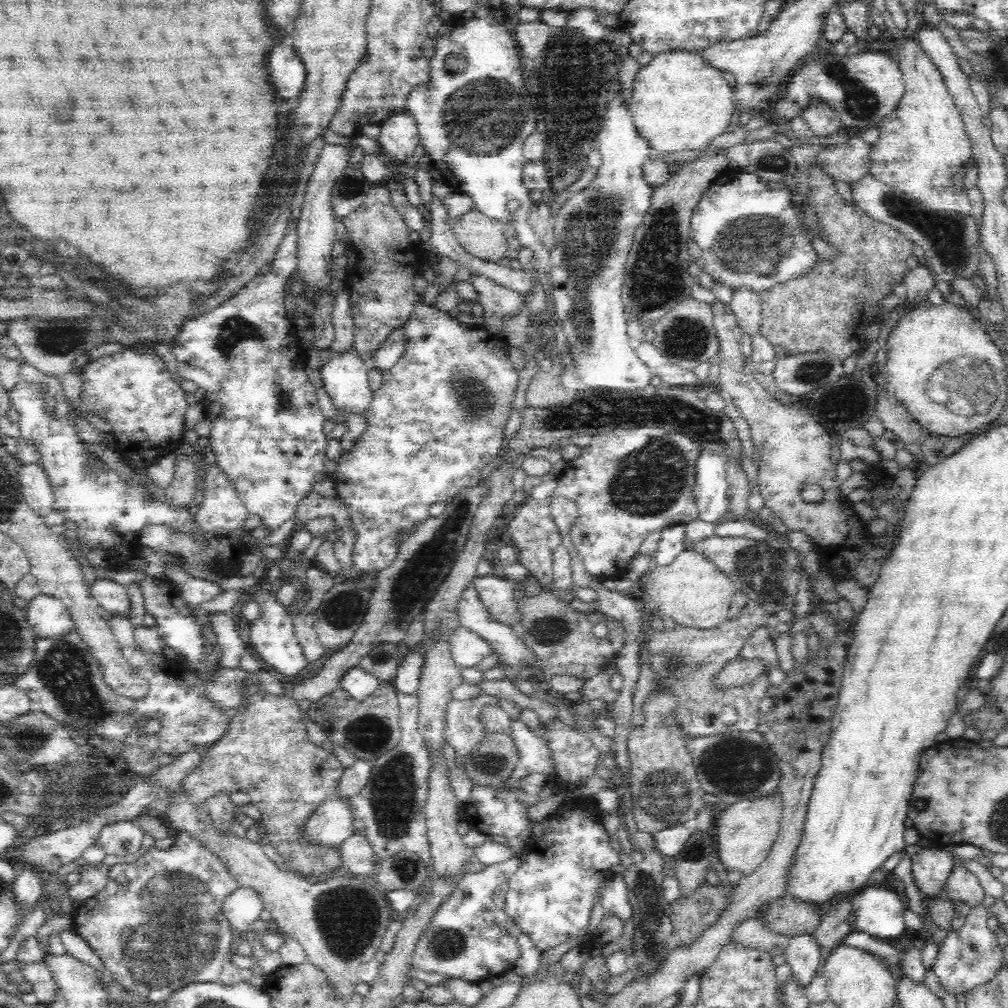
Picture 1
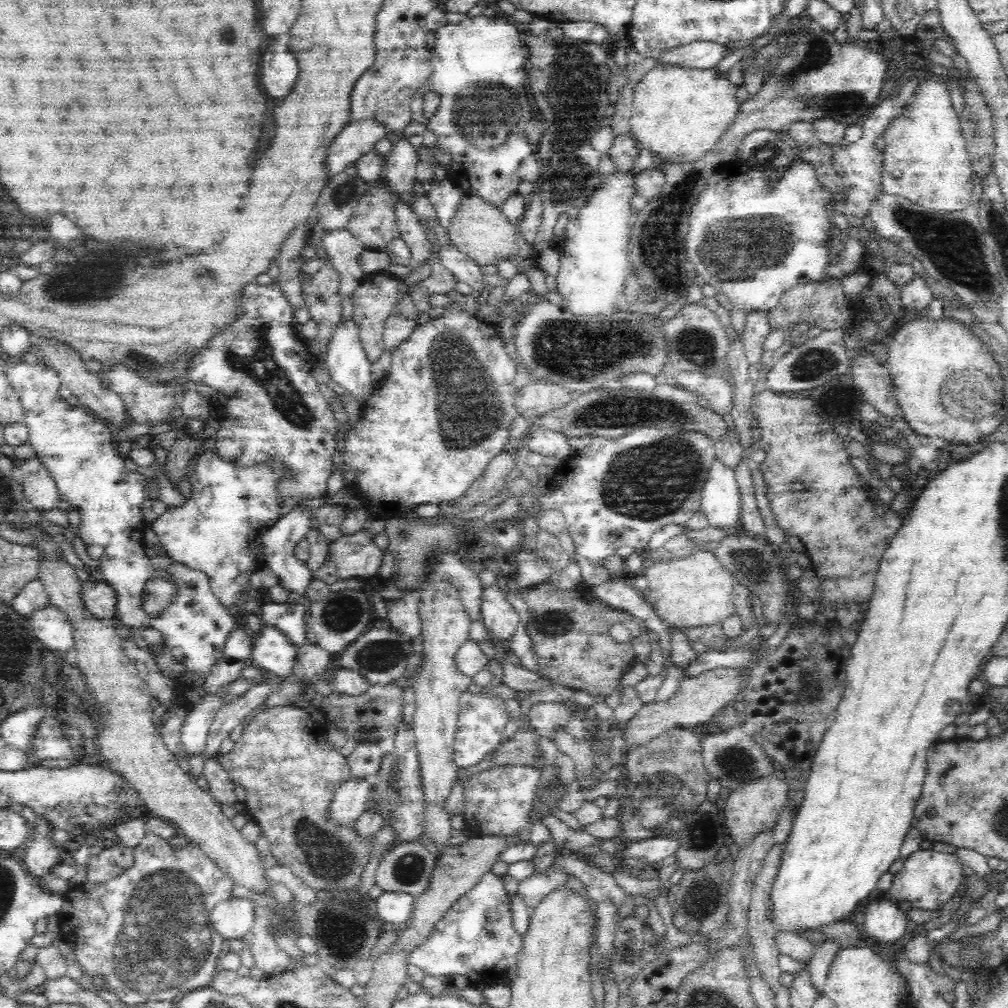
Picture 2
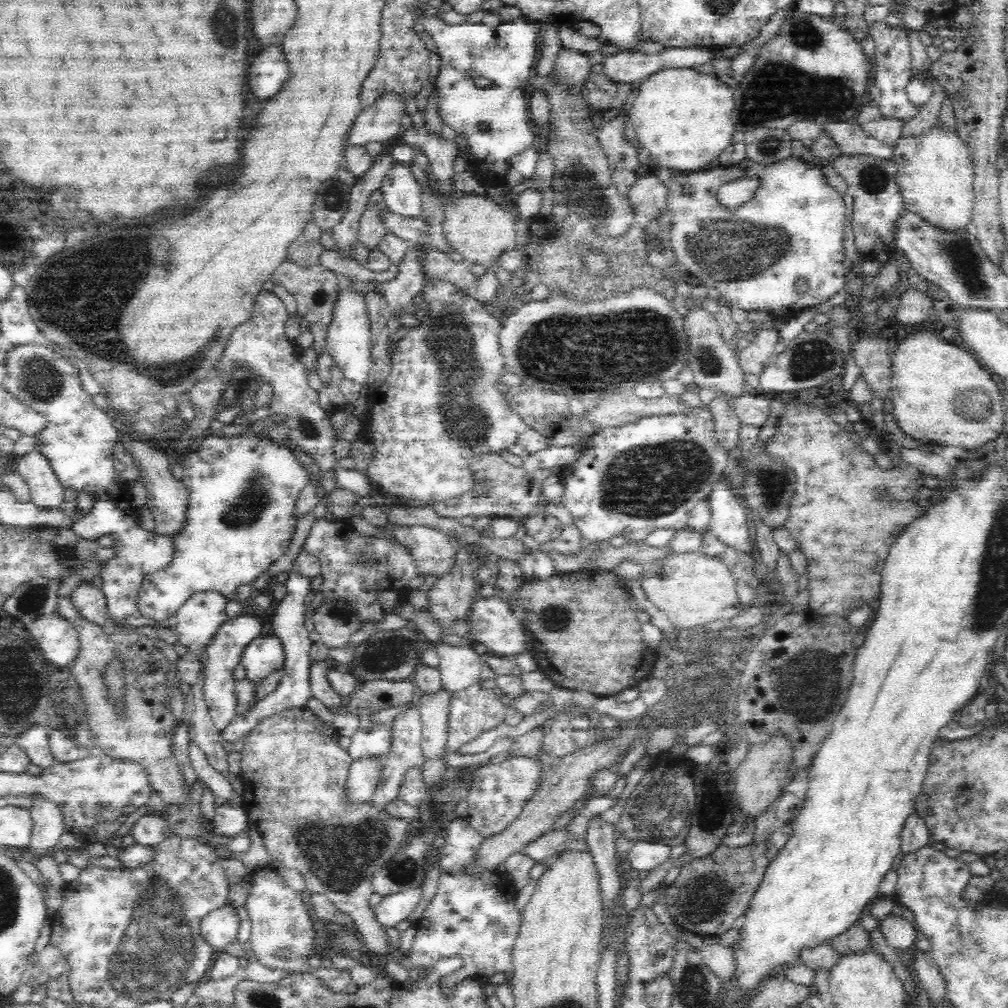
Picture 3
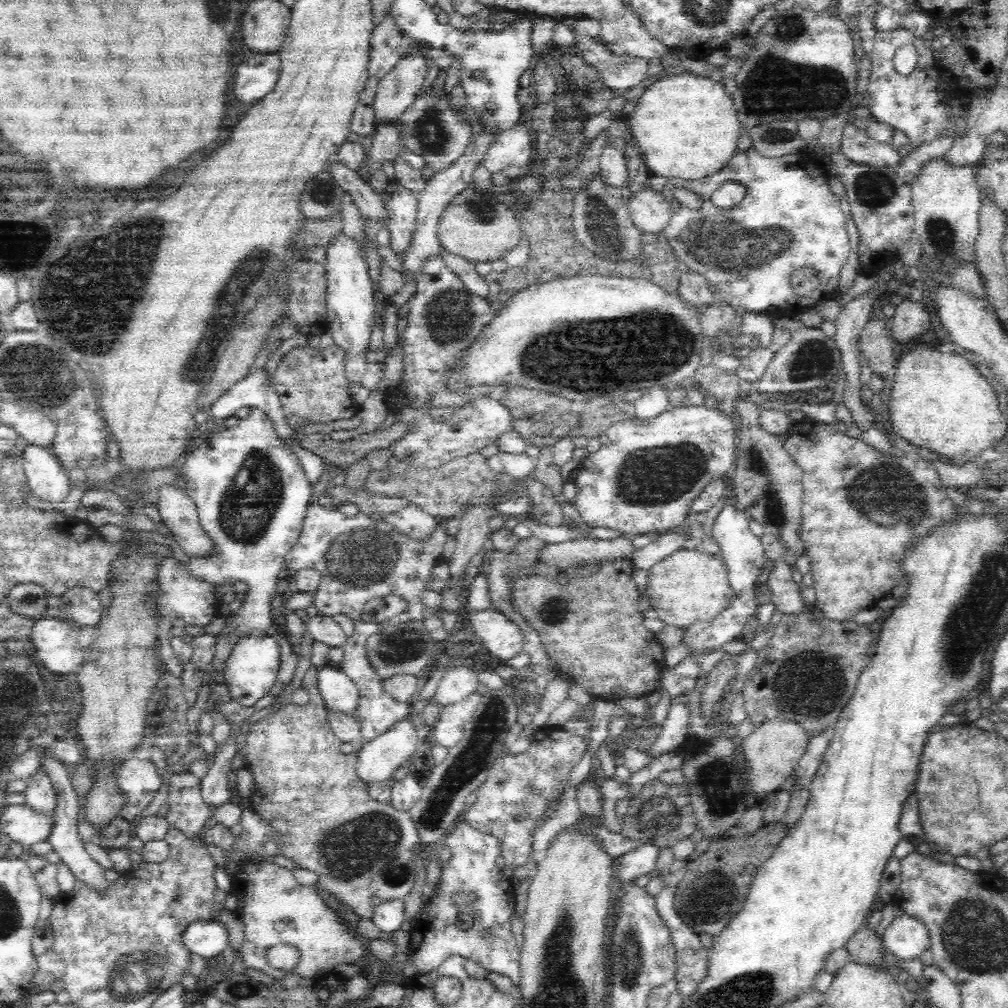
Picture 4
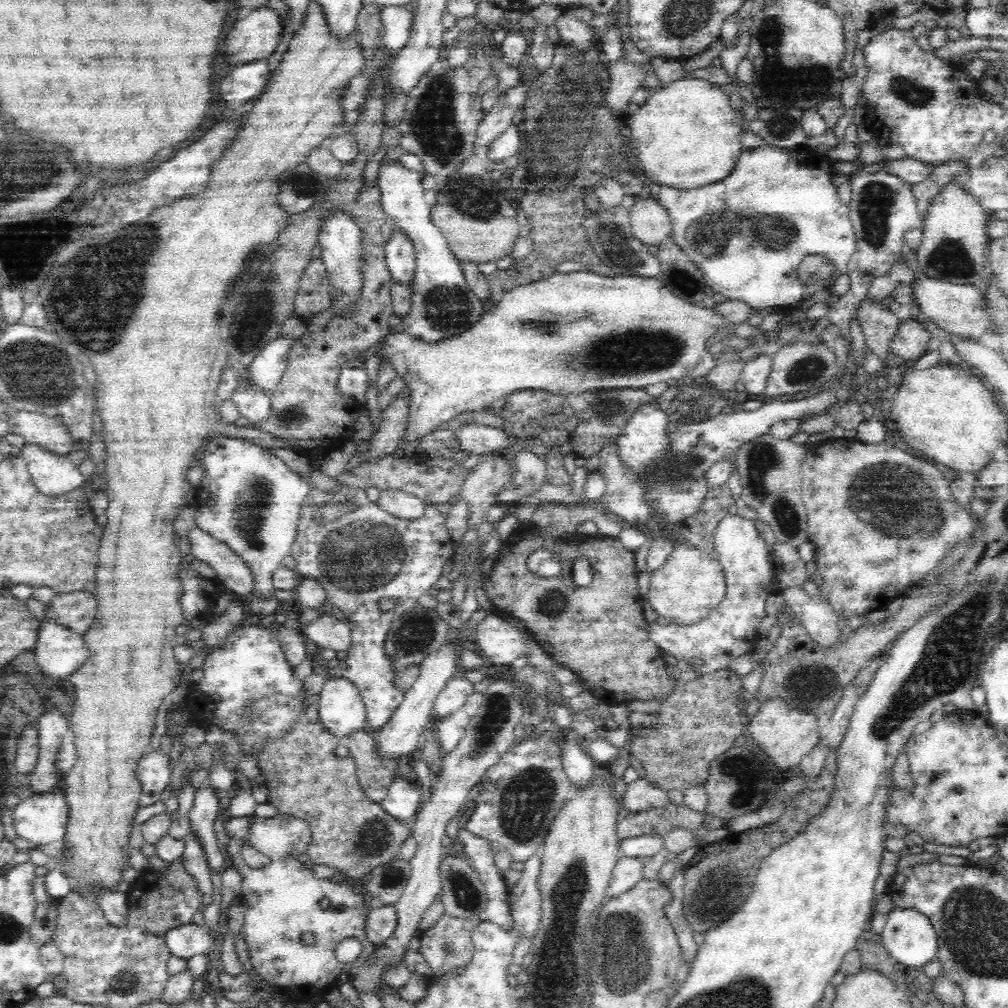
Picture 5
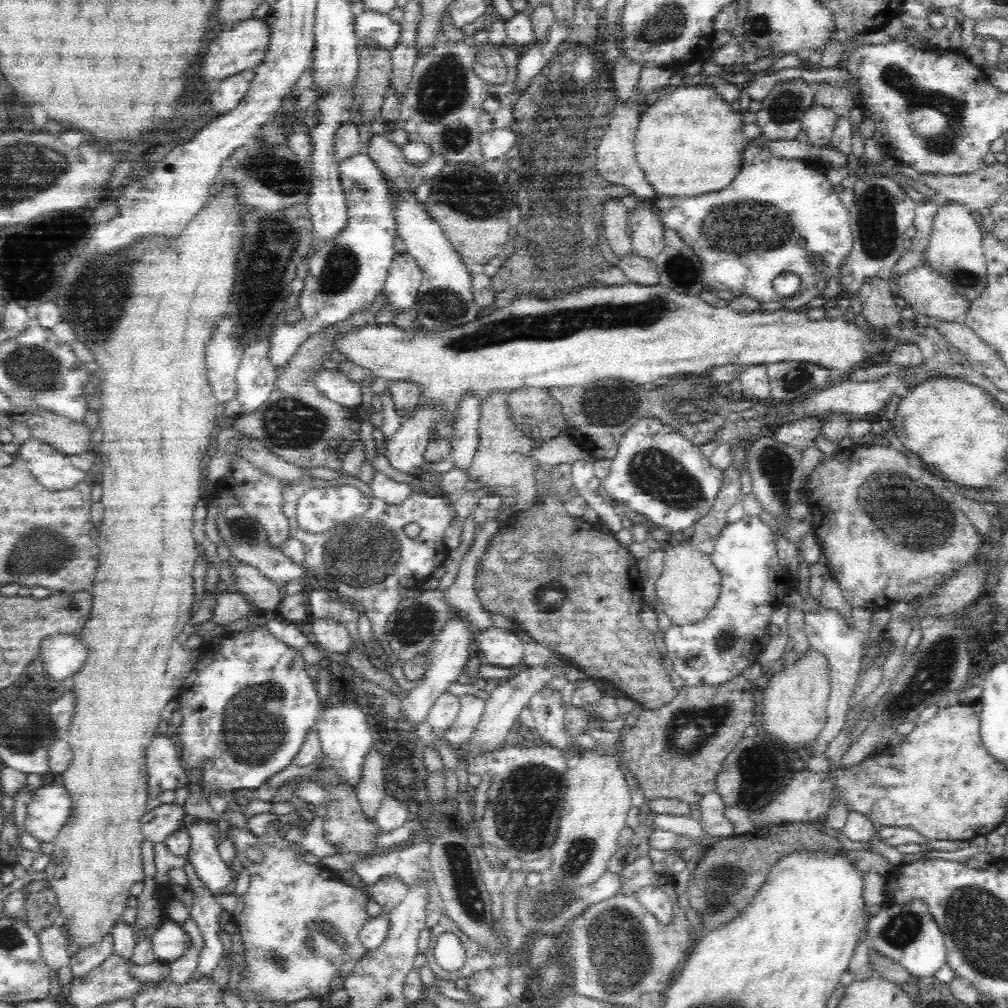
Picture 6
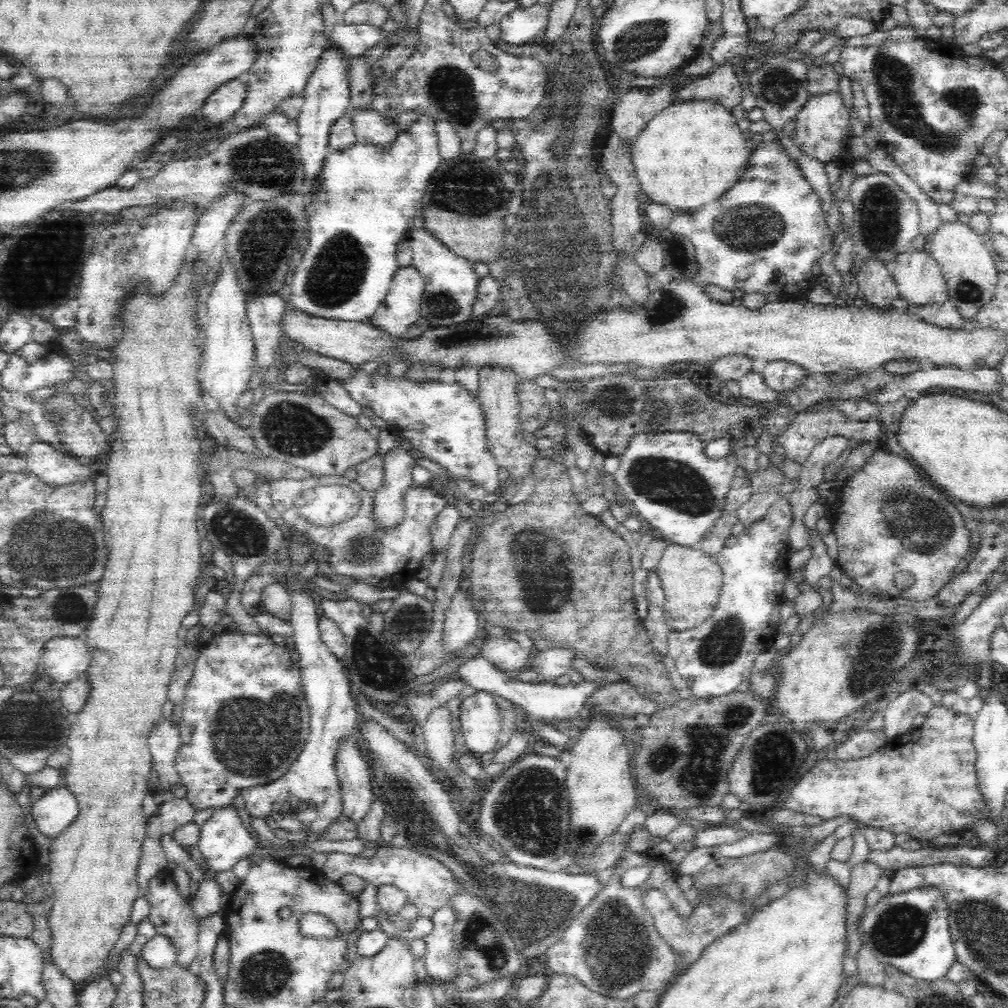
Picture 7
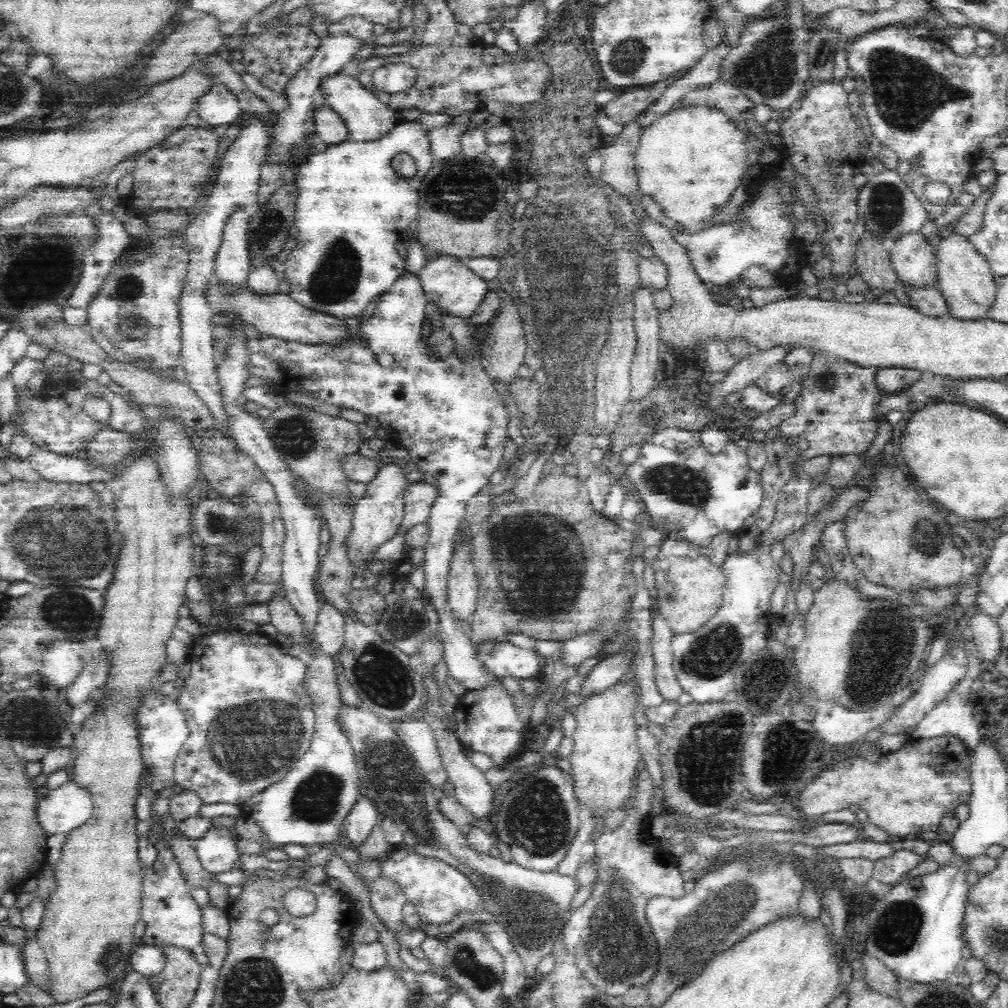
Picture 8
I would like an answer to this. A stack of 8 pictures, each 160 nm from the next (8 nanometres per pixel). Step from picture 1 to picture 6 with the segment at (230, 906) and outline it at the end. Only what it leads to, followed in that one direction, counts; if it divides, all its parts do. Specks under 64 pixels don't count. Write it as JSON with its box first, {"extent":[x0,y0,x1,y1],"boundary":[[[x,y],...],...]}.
{"extent":[151,920,192,964],"boundary":[[[166,920],[158,926],[154,940],[152,940],[151,950],[157,960],[169,964],[182,958],[192,947],[192,938],[182,924]]]}

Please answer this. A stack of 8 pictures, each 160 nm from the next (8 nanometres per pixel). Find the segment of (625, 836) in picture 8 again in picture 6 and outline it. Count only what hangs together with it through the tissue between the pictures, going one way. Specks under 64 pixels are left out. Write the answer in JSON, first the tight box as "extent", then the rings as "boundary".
{"extent":[564,858,688,1007],"boundary":[[[648,858],[640,859],[622,870],[624,882],[622,890],[612,898],[602,902],[596,902],[587,908],[579,917],[568,923],[570,938],[564,944],[568,958],[572,960],[572,972],[570,988],[586,998],[612,1003],[613,1005],[636,1007],[643,994],[661,992],[674,981],[677,972],[686,961],[688,952],[688,921],[685,912],[677,905],[672,906],[672,920],[668,924],[661,924],[659,920],[639,903],[636,893],[643,887],[661,887],[672,881],[665,873],[658,874],[652,870],[652,864]]]}

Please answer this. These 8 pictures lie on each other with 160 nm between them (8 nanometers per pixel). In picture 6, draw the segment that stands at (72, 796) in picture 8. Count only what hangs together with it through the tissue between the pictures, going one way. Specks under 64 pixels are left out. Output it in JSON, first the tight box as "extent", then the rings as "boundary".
{"extent":[26,785,71,843],"boundary":[[[64,785],[40,787],[33,792],[26,814],[26,832],[42,843],[53,843],[68,821],[71,799]]]}

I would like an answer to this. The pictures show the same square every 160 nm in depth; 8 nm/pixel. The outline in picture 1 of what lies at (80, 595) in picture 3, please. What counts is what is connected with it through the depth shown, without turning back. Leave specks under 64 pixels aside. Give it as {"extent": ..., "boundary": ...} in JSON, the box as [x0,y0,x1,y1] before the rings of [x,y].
{"extent":[89,579,131,618],"boundary":[[[98,579],[91,586],[89,593],[95,602],[110,613],[130,618],[131,602],[128,597],[128,586],[110,579]]]}

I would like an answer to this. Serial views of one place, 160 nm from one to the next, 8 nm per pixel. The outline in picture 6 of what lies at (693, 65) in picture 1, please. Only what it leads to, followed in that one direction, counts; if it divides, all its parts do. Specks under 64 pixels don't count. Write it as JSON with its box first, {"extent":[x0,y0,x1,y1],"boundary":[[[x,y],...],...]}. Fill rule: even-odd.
{"extent":[628,83,750,259],"boundary":[[[684,83],[662,93],[653,104],[641,111],[635,133],[635,157],[644,178],[658,195],[682,198],[716,192],[728,186],[740,172],[743,152],[750,144],[742,132],[742,126],[738,111],[730,107],[714,86]],[[636,206],[630,211],[628,226],[631,229],[630,246],[638,256],[654,259],[662,252],[666,228],[654,206]]]}

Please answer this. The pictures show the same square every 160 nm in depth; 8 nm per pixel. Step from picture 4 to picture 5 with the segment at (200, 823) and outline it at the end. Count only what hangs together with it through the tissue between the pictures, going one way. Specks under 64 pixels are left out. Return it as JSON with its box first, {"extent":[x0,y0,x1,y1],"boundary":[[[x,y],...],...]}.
{"extent":[182,830,212,908],"boundary":[[[191,830],[183,839],[184,851],[182,859],[184,859],[184,868],[196,879],[200,892],[203,892],[202,904],[203,908],[208,907],[212,900],[212,882],[210,880],[210,868],[208,867],[208,857],[204,851],[204,843],[196,837],[196,833]]]}

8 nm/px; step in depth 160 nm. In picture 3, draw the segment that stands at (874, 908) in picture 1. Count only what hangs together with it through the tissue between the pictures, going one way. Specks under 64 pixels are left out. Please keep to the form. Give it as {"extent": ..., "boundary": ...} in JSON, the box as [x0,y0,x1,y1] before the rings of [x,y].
{"extent":[878,912,915,951],"boundary":[[[891,912],[878,920],[878,930],[888,946],[898,951],[909,951],[915,947],[915,926],[897,914]]]}

